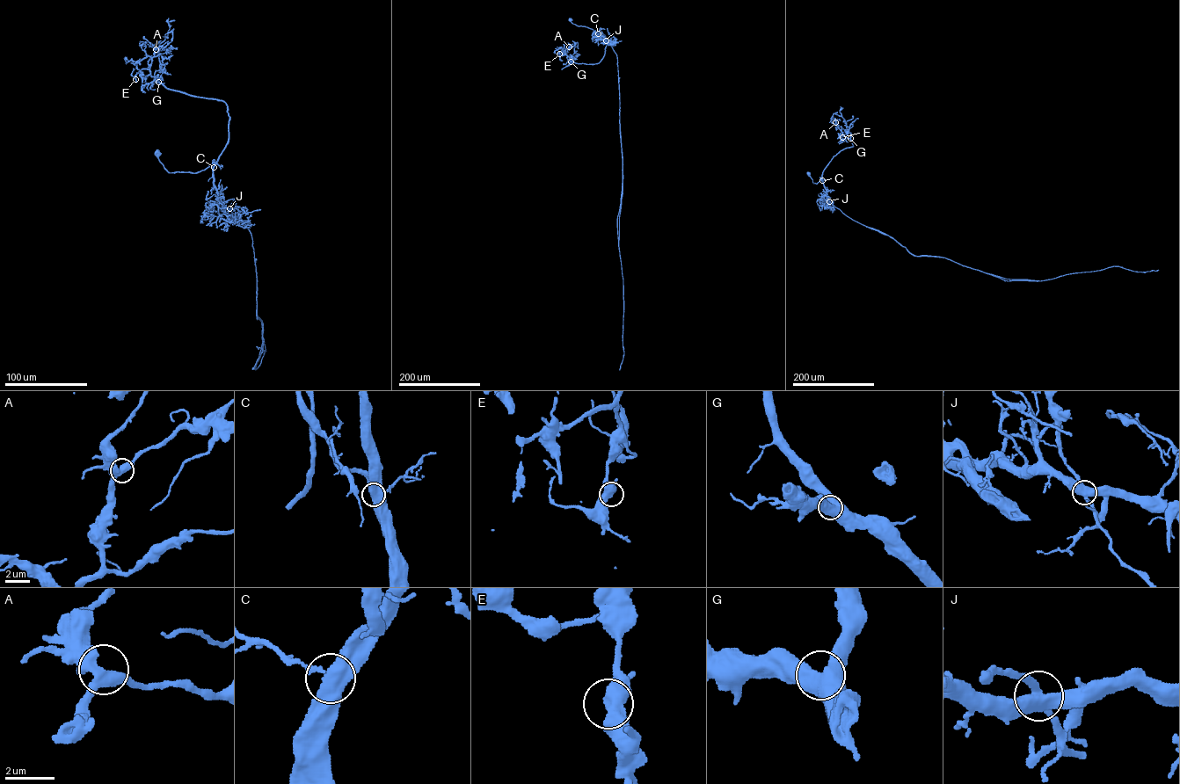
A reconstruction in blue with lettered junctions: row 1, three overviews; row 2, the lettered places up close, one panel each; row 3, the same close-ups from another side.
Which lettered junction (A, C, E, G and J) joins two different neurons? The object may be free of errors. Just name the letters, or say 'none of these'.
J

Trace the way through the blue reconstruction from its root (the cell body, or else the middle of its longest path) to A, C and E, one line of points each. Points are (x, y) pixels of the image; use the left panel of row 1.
A: (156, 154), (170, 173), (214, 165), (229, 116), (223, 101), (157, 82), (149, 68), (156, 49)
C: (156, 154), (170, 173), (196, 173), (210, 166), (214, 160), (214, 167)
E: (156, 154), (170, 173), (214, 165), (228, 140), (228, 106), (167, 89), (148, 69), (135, 79)

